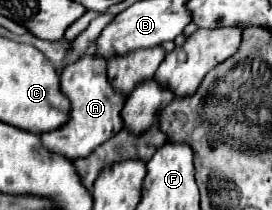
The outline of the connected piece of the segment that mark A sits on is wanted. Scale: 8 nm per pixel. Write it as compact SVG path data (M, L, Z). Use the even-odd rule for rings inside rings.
M90 55L72 65L66 65L66 69L60 73L60 81L62 93L70 99L70 123L66 123L66 127L58 127L58 131L48 131L46 135L40 135L40 139L48 151L54 151L74 161L90 155L100 143L108 141L122 129L120 111L126 95L110 87L106 79L106 61L94 59Z

